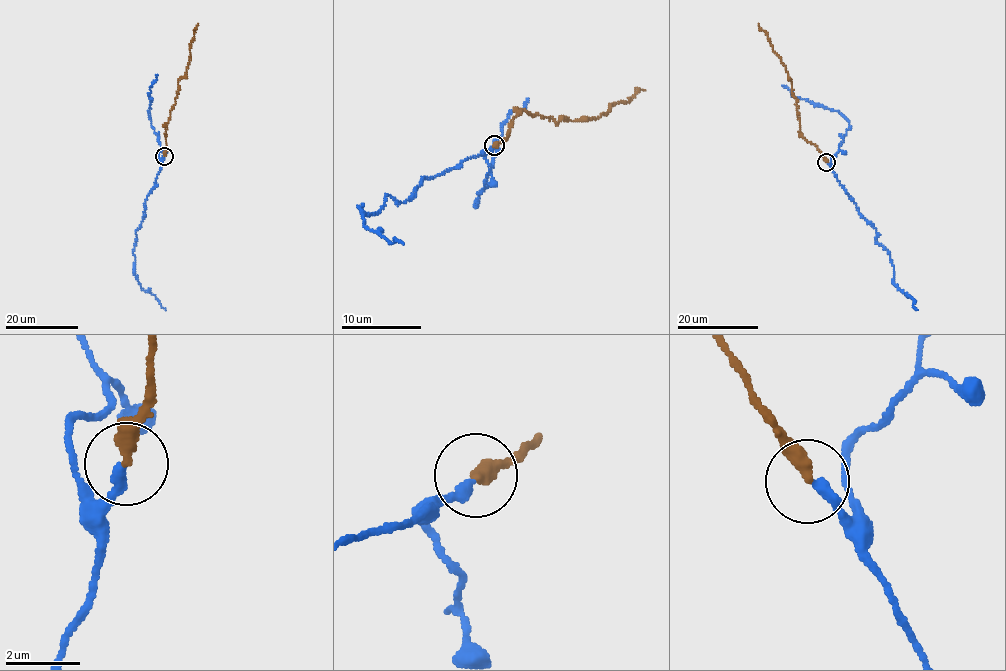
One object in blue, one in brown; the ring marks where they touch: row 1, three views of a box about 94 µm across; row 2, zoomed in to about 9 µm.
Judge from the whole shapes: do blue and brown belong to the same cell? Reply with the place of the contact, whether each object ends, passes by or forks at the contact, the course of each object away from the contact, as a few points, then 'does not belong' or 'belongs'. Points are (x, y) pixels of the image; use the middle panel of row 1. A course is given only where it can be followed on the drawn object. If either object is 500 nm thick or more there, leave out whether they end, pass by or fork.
at (494, 145); blue ends there; brown ends there; blue runs (495, 146), (424, 177), (401, 202), (388, 194), (370, 215), (358, 208), (368, 229), (403, 244); brown runs (495, 144), (507, 140), (511, 119), (522, 110), (555, 123), (566, 117), (590, 120), (645, 90); belongs

